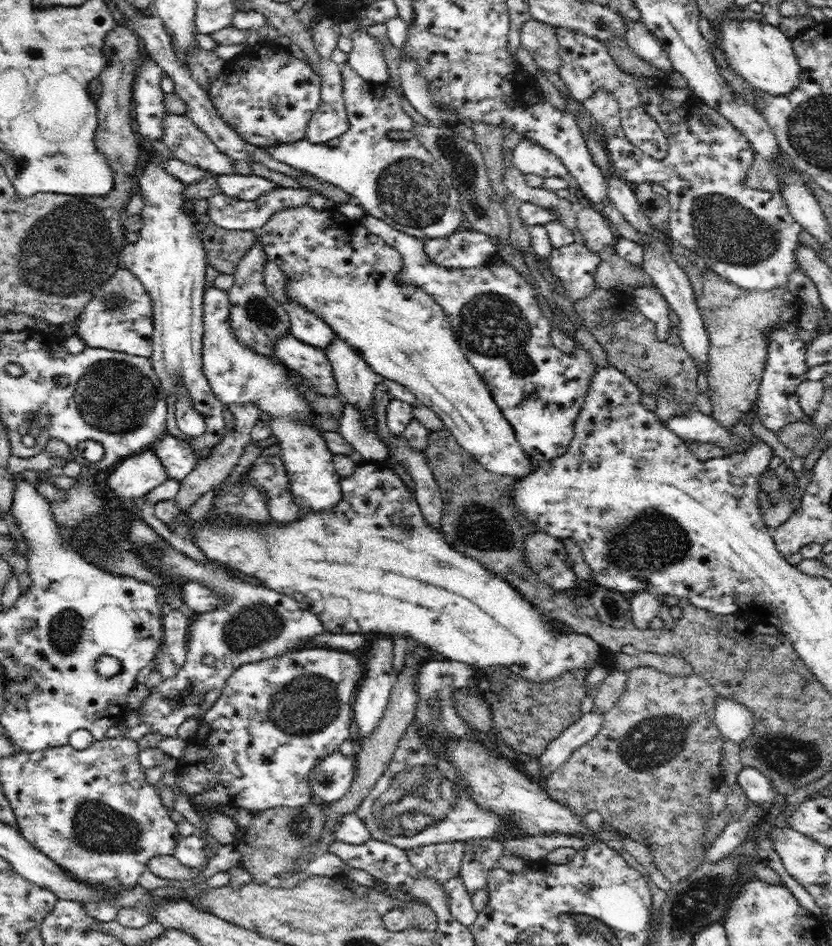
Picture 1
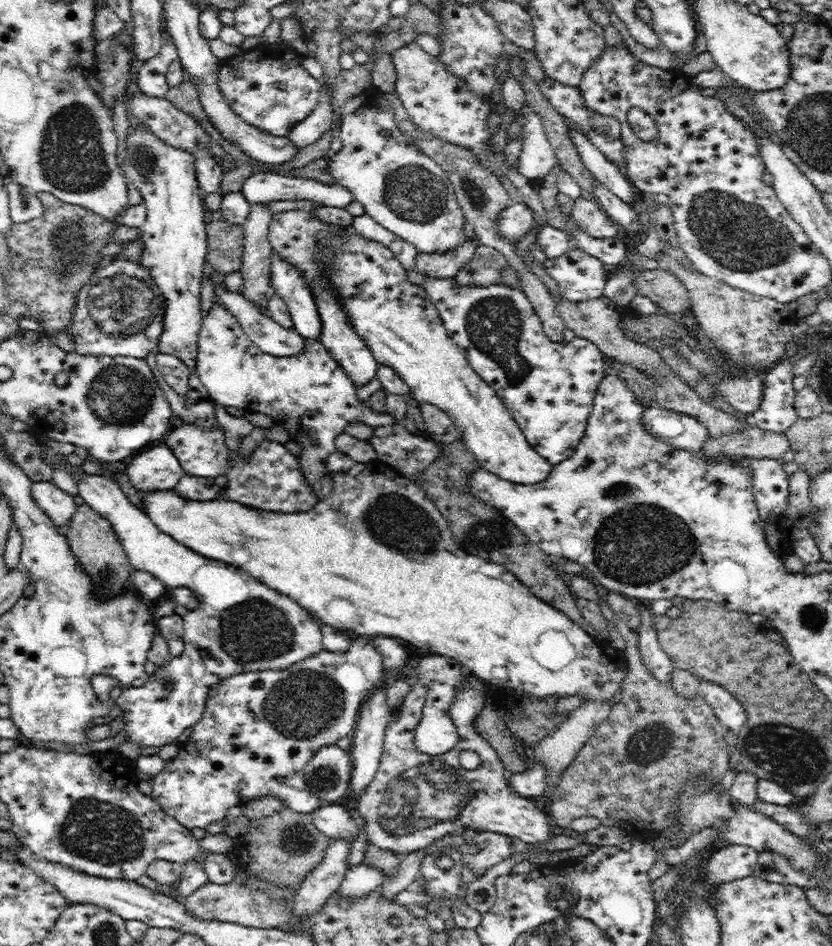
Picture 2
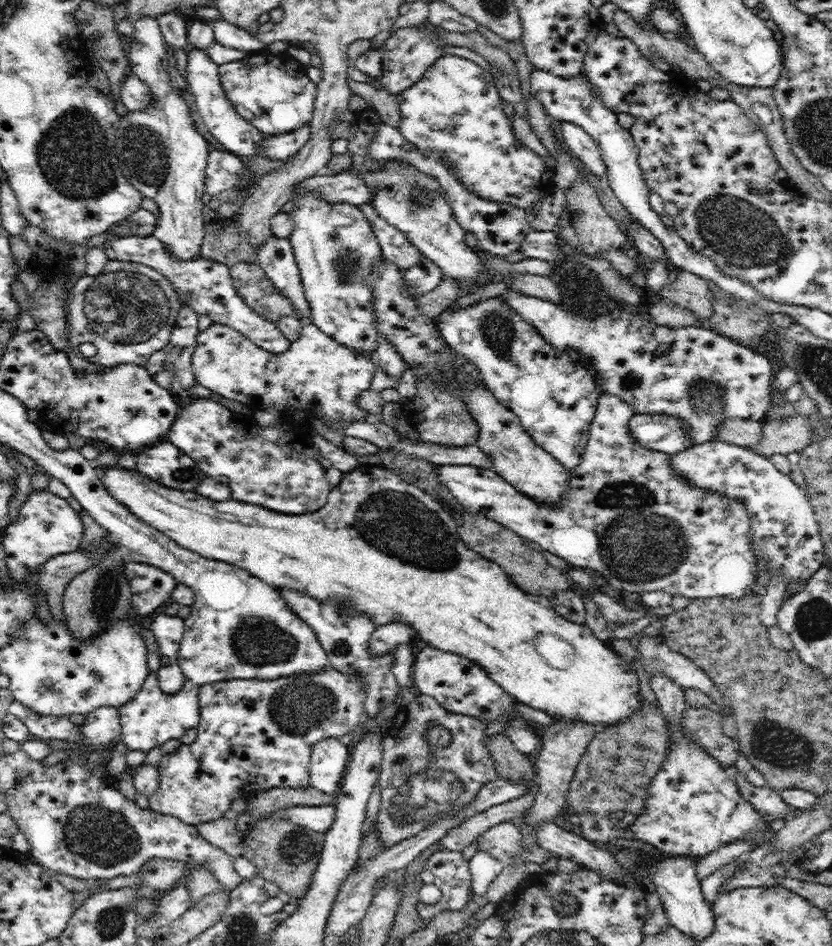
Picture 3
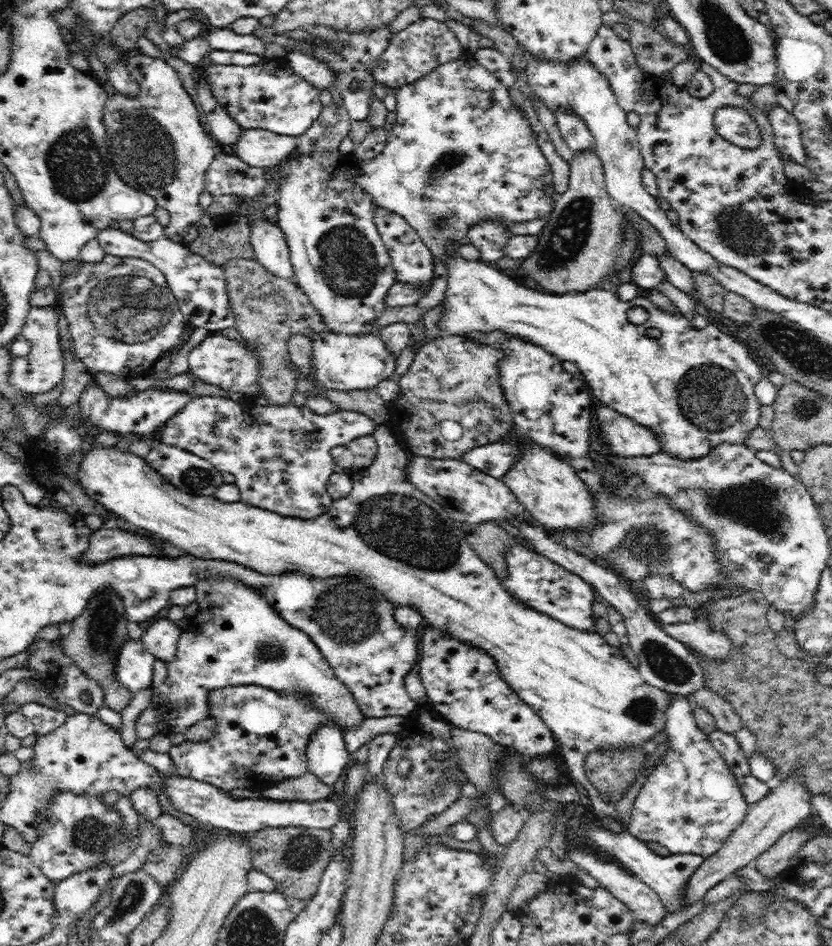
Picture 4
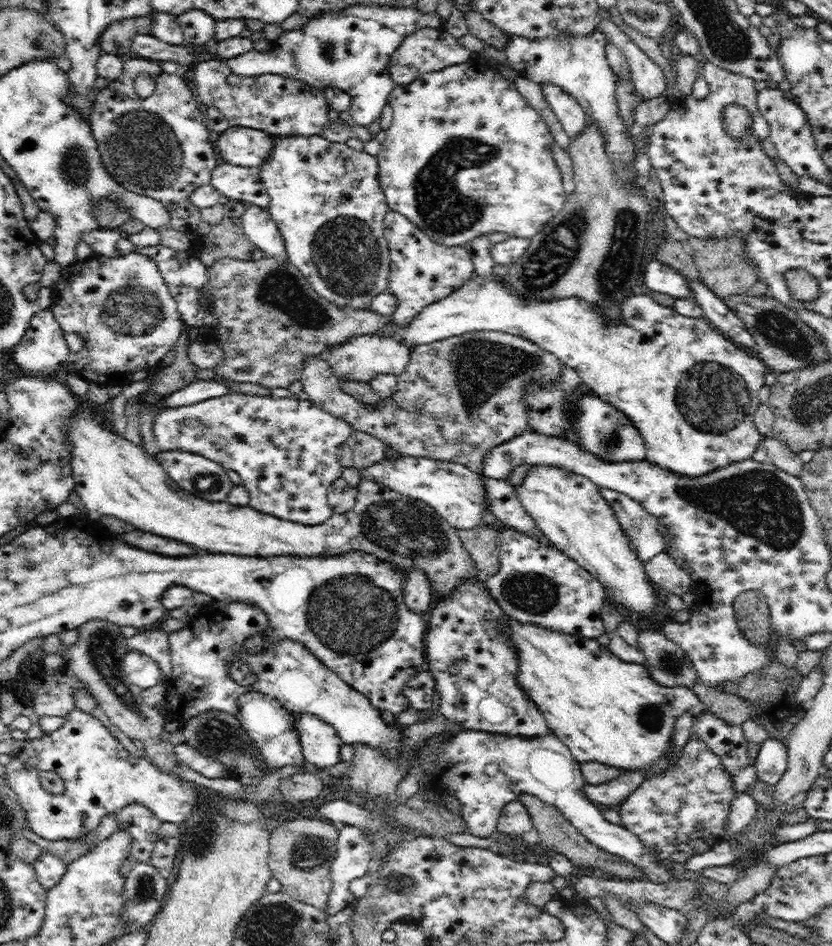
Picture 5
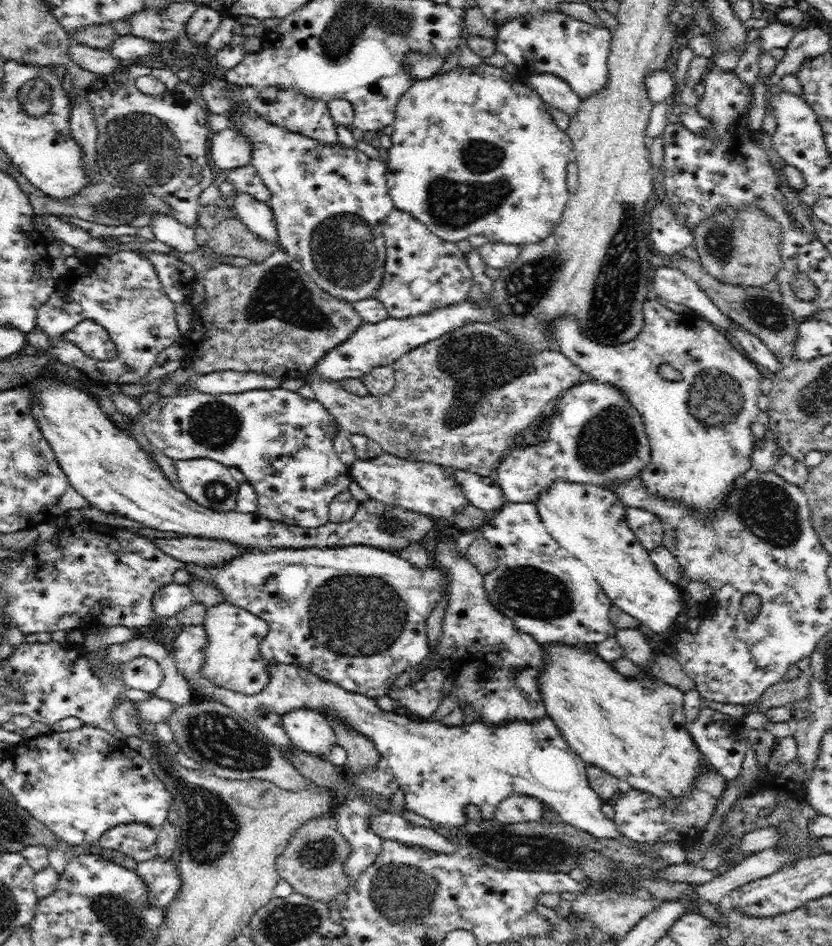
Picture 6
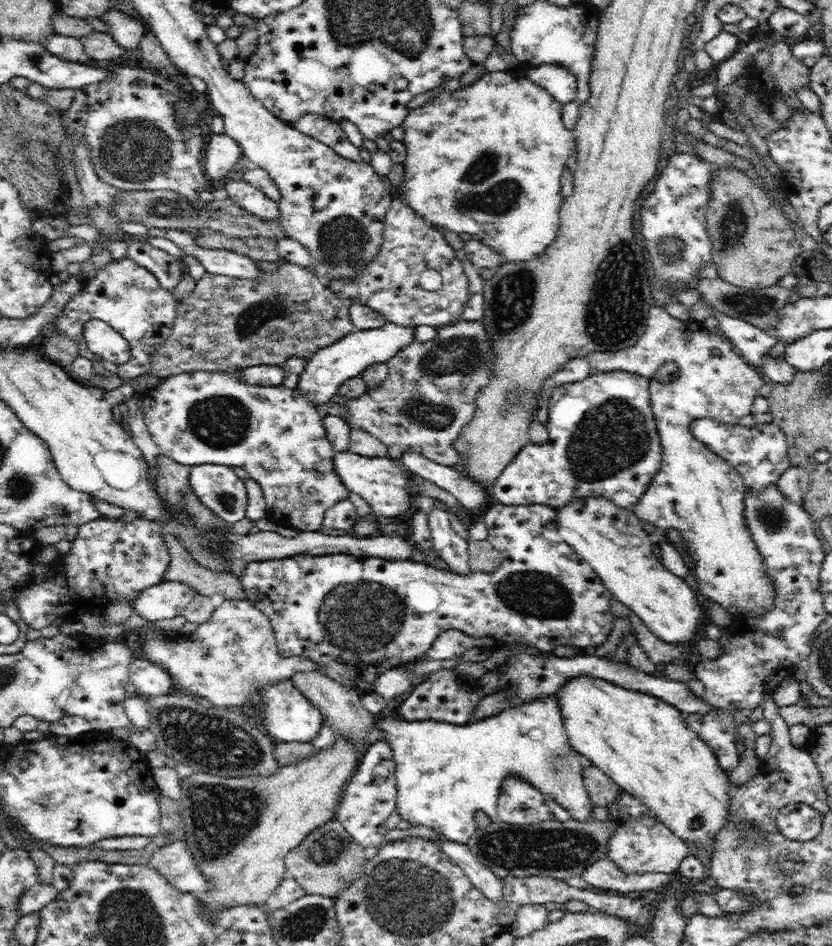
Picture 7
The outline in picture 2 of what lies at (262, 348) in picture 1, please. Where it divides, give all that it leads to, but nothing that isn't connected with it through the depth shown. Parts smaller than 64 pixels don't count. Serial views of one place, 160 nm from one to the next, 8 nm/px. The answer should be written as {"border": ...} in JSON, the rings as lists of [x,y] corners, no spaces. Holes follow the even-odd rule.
{"border":[[[268,203],[251,204],[248,216],[243,222],[243,254],[240,274],[242,277],[242,288],[240,293],[254,303],[264,315],[269,315],[267,307],[263,306],[263,300],[266,298],[268,291],[271,289],[271,262],[274,252],[272,245],[269,243],[269,226],[272,222],[272,209]]]}

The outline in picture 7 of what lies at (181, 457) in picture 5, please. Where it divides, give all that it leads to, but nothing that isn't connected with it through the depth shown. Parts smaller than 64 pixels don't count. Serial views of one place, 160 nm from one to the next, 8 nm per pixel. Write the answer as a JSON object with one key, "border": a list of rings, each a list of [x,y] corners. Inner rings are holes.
{"border":[[[198,464],[192,466],[188,472],[188,482],[192,485],[192,491],[198,499],[216,516],[226,520],[226,524],[236,524],[242,518],[246,518],[248,507],[248,494],[246,492],[245,480],[240,479],[228,466],[222,464]]]}

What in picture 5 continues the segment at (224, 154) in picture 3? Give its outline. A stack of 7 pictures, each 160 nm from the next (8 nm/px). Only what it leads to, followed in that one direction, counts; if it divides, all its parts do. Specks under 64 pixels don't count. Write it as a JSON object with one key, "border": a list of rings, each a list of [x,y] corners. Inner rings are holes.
{"border":[[[224,162],[212,171],[210,184],[221,195],[269,210],[270,197],[260,176],[260,168],[234,166]]]}

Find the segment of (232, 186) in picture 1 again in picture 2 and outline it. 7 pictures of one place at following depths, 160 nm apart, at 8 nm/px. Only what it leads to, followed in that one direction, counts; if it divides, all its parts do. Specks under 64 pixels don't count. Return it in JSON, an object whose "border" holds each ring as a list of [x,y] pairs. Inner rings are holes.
{"border":[[[258,171],[248,176],[240,188],[240,192],[250,204],[270,203],[280,200],[311,200],[321,206],[346,207],[353,201],[352,193],[340,183],[326,184],[312,178],[288,177],[282,174]]]}

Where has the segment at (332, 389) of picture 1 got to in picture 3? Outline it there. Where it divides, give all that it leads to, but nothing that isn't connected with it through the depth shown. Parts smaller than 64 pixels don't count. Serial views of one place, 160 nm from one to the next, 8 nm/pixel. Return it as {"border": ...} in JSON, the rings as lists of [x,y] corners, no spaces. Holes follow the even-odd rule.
{"border":[[[112,235],[104,244],[103,249],[109,259],[142,263],[161,272],[173,284],[177,294],[183,296],[183,302],[190,306],[198,316],[208,316],[216,324],[227,324],[230,328],[247,336],[256,346],[280,354],[286,352],[291,342],[277,327],[277,324],[262,318],[250,308],[236,292],[231,269],[225,264],[202,257],[200,254],[192,260],[178,260],[168,247],[152,236],[121,236]]]}

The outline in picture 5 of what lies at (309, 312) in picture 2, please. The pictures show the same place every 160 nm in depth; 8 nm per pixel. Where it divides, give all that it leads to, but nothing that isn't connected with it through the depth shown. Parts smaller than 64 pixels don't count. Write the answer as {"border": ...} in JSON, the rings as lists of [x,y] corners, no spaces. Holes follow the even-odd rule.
{"border":[[[246,205],[246,211],[240,219],[248,242],[252,241],[260,248],[264,257],[280,262],[288,260],[283,236],[268,209]]]}

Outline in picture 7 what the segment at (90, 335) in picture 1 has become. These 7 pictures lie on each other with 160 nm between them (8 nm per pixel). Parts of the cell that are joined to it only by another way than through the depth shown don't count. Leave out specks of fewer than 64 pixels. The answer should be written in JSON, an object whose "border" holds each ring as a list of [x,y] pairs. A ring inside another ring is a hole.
{"border":[[[124,257],[120,261],[112,260],[97,270],[93,279],[84,280],[82,288],[72,296],[72,300],[68,300],[68,304],[64,305],[62,312],[50,324],[48,334],[70,337],[72,341],[76,341],[80,356],[92,362],[102,362],[110,373],[116,374],[123,382],[132,382],[136,377],[151,373],[153,352],[172,332],[177,315],[177,303],[173,293],[162,287],[152,272],[135,260]],[[92,318],[107,322],[128,341],[130,359],[126,364],[108,363],[87,349],[82,337],[82,328],[84,323]]]}

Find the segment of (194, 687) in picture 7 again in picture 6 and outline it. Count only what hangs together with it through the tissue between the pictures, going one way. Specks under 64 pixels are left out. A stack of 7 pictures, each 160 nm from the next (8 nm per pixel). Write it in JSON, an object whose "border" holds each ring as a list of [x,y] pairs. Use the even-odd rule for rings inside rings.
{"border":[[[225,600],[207,609],[202,626],[205,627],[208,637],[208,648],[204,651],[200,676],[221,688],[235,690],[246,696],[262,692],[270,680],[269,662],[260,655],[260,644],[268,634],[268,623],[248,610]]]}

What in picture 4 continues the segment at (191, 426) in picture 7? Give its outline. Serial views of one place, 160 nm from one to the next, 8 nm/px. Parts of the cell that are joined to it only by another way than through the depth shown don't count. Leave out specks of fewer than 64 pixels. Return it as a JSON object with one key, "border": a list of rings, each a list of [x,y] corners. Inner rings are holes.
{"border":[[[194,396],[180,412],[168,419],[157,439],[166,445],[192,452],[222,472],[232,473],[244,504],[266,508],[282,516],[312,519],[324,515],[334,502],[327,489],[328,478],[334,472],[332,467],[335,464],[330,454],[332,448],[347,446],[362,436],[372,436],[376,426],[369,416],[353,411],[338,410],[319,415],[308,406],[296,406],[292,402],[284,406],[256,405],[250,410],[242,402],[234,402],[230,398]]]}

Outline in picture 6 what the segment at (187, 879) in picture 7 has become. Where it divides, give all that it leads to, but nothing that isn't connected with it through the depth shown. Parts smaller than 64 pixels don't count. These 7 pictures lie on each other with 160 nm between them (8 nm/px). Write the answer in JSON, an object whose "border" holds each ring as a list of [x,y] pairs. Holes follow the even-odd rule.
{"border":[[[156,858],[138,863],[135,870],[140,883],[145,884],[153,906],[168,907],[181,890],[182,880],[178,868],[172,860]]]}

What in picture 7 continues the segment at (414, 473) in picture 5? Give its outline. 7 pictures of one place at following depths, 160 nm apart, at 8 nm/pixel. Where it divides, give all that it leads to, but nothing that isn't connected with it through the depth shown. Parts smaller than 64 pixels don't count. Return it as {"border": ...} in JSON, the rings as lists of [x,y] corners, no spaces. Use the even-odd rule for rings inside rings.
{"border":[[[335,451],[334,464],[336,474],[342,479],[349,492],[360,495],[372,508],[371,513],[383,520],[394,518],[407,512],[412,505],[412,497],[420,496],[414,490],[411,472],[403,464],[396,463],[394,458],[362,456],[350,451]]]}

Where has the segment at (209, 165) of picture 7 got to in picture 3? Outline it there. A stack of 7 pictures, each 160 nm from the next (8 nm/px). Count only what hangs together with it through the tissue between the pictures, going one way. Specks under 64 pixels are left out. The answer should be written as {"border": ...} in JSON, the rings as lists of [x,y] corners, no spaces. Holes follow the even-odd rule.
{"border":[[[309,124],[284,134],[264,135],[261,155],[272,160],[286,161],[307,143],[310,135]]]}

